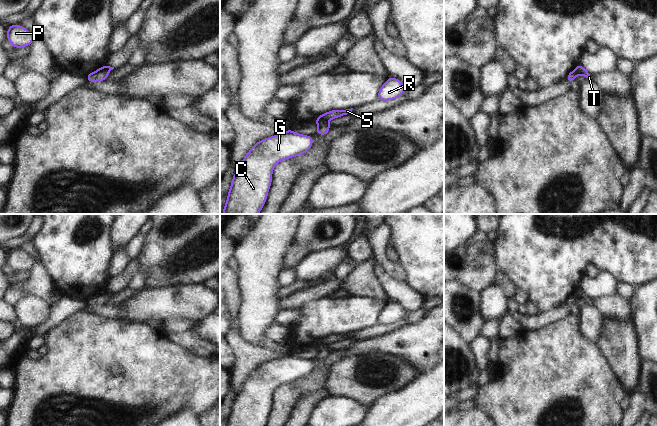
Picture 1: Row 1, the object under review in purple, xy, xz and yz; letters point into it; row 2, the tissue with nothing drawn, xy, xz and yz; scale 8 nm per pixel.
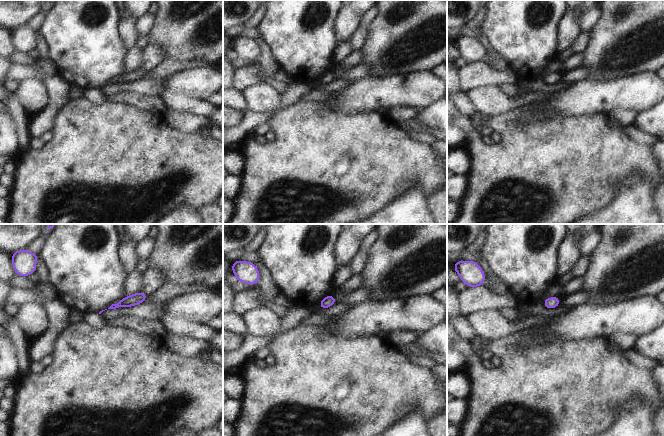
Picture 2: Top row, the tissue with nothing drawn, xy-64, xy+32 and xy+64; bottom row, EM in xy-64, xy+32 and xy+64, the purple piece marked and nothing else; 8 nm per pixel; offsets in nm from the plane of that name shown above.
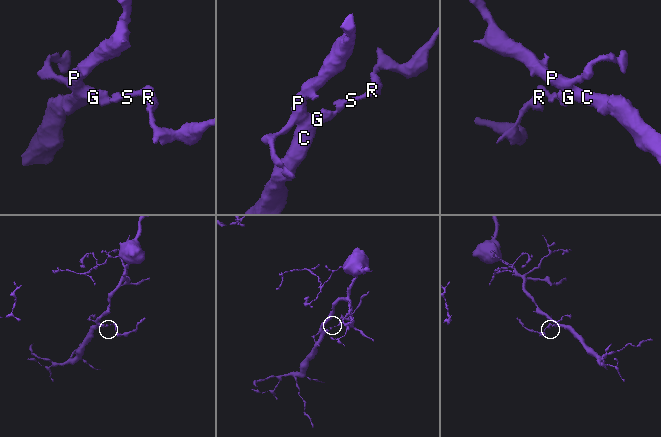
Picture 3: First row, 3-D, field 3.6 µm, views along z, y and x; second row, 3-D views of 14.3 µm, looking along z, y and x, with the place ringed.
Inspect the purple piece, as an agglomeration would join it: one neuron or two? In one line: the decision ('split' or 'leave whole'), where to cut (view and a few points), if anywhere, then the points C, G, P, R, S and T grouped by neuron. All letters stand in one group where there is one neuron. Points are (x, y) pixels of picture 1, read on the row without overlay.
split | xz (327, 344), (315, 345) | C G P T / R S

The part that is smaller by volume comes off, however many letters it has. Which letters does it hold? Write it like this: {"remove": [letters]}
{"remove": ["R", "S"]}

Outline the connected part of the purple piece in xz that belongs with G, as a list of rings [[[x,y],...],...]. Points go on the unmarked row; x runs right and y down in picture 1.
[[[289,354],[257,366],[235,396],[226,426],[266,426],[272,394],[281,384],[305,378],[313,360]]]

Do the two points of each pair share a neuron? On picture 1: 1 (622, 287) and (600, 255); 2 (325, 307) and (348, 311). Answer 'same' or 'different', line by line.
1: different
2: same

